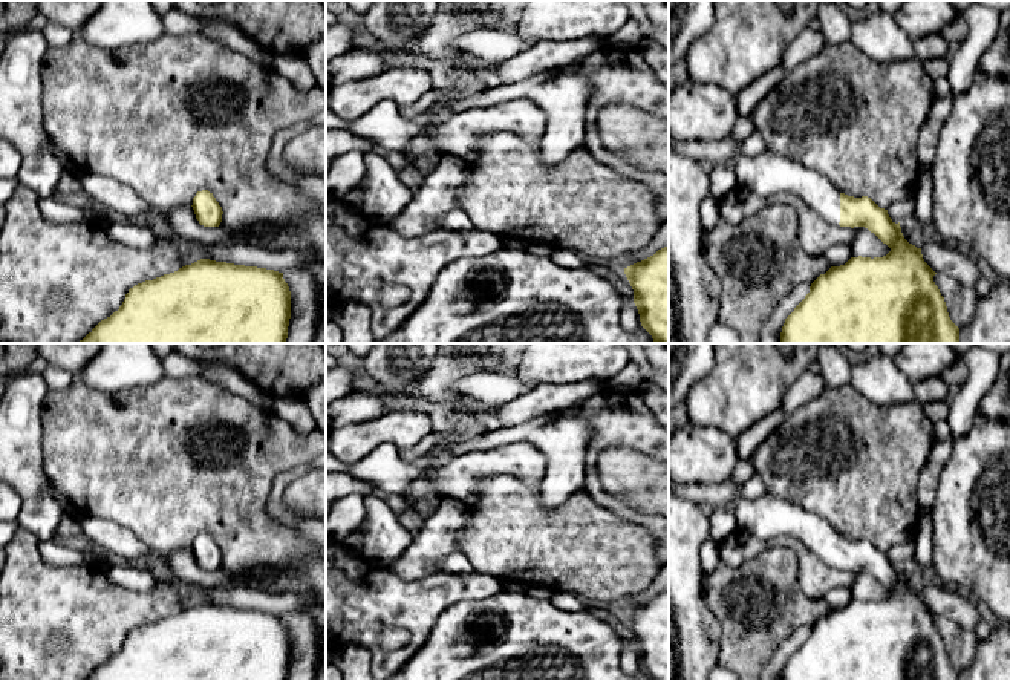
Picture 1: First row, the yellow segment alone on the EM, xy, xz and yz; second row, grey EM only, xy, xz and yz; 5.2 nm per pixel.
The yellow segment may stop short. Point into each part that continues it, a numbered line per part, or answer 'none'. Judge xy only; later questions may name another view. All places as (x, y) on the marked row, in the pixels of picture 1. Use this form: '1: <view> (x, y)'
none

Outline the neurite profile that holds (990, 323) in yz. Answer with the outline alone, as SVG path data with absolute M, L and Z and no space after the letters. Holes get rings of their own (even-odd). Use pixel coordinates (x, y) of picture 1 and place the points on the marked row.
M998 282L986 297L979 297L973 319L960 328L961 343L1010 343L1010 286Z

